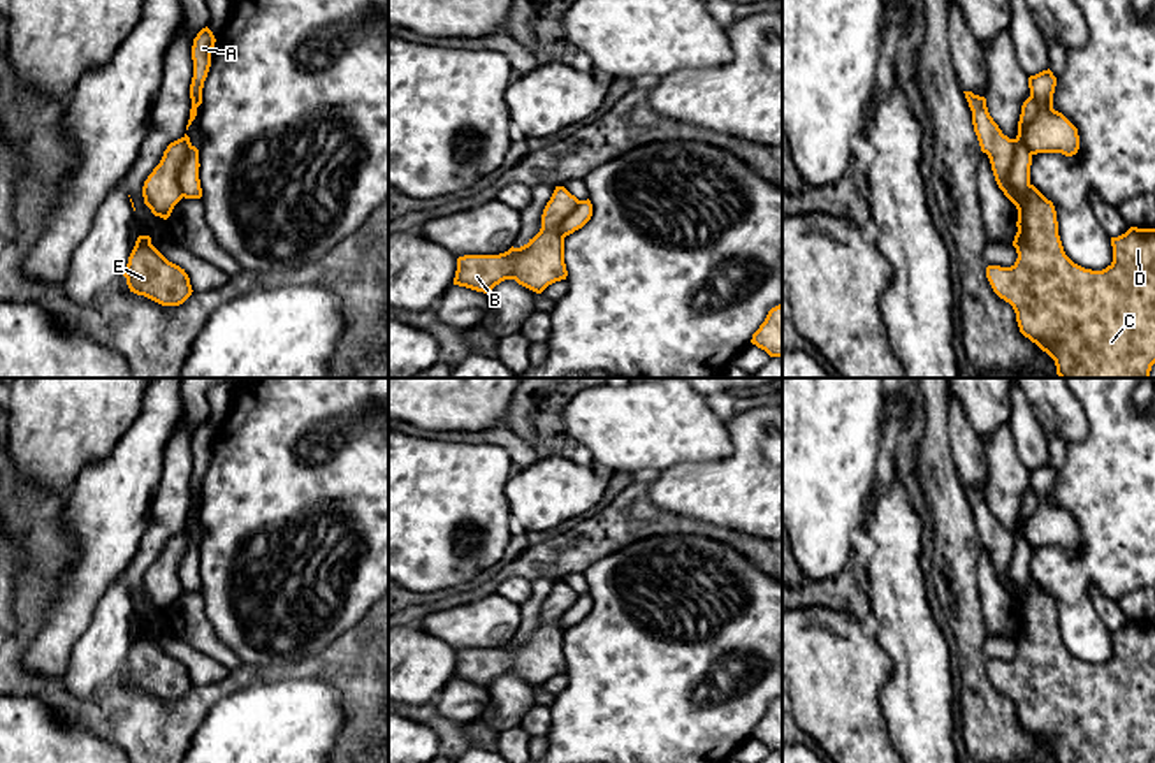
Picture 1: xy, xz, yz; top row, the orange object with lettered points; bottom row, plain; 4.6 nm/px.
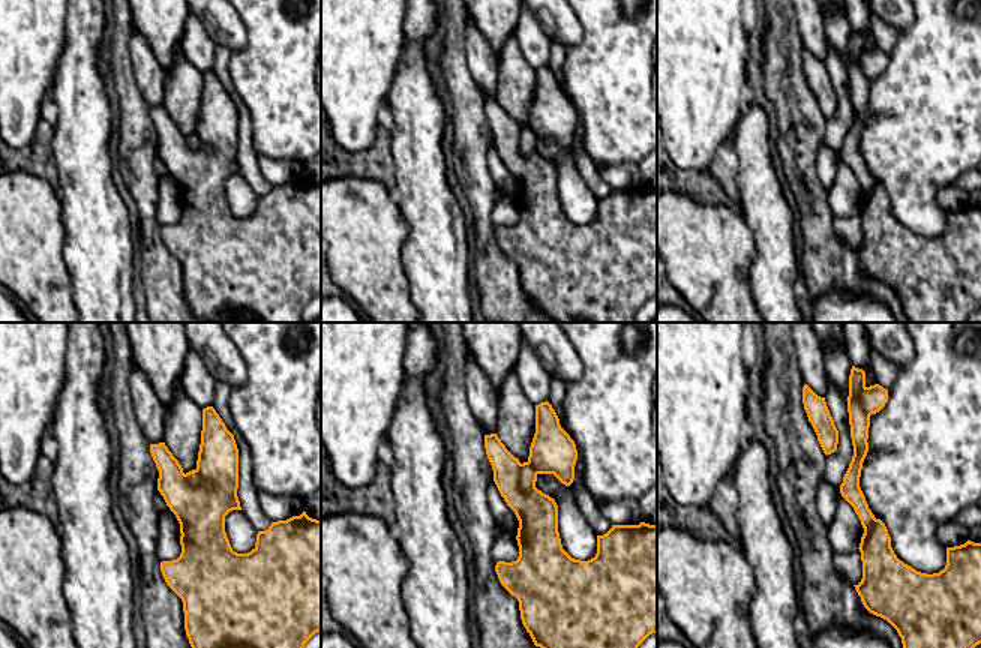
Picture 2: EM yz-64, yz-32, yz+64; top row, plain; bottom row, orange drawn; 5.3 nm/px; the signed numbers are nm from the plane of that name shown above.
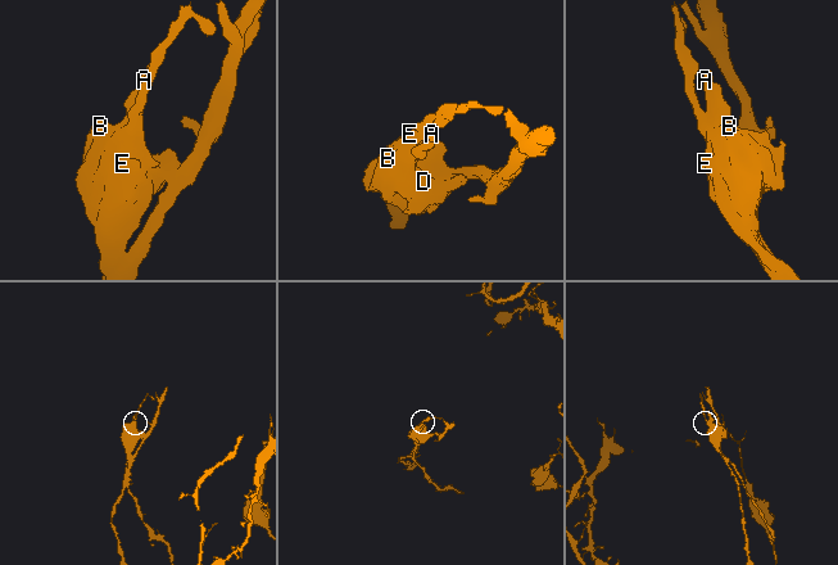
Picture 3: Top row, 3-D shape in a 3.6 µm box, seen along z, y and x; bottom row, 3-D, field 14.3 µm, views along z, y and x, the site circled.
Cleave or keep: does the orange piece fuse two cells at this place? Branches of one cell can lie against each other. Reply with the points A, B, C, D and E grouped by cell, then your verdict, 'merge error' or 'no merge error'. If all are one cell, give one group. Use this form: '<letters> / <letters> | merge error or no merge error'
A / B C D E | merge error

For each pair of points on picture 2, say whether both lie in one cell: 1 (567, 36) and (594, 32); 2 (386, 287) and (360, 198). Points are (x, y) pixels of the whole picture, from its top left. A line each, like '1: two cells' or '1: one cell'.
1: two cells
2: one cell

